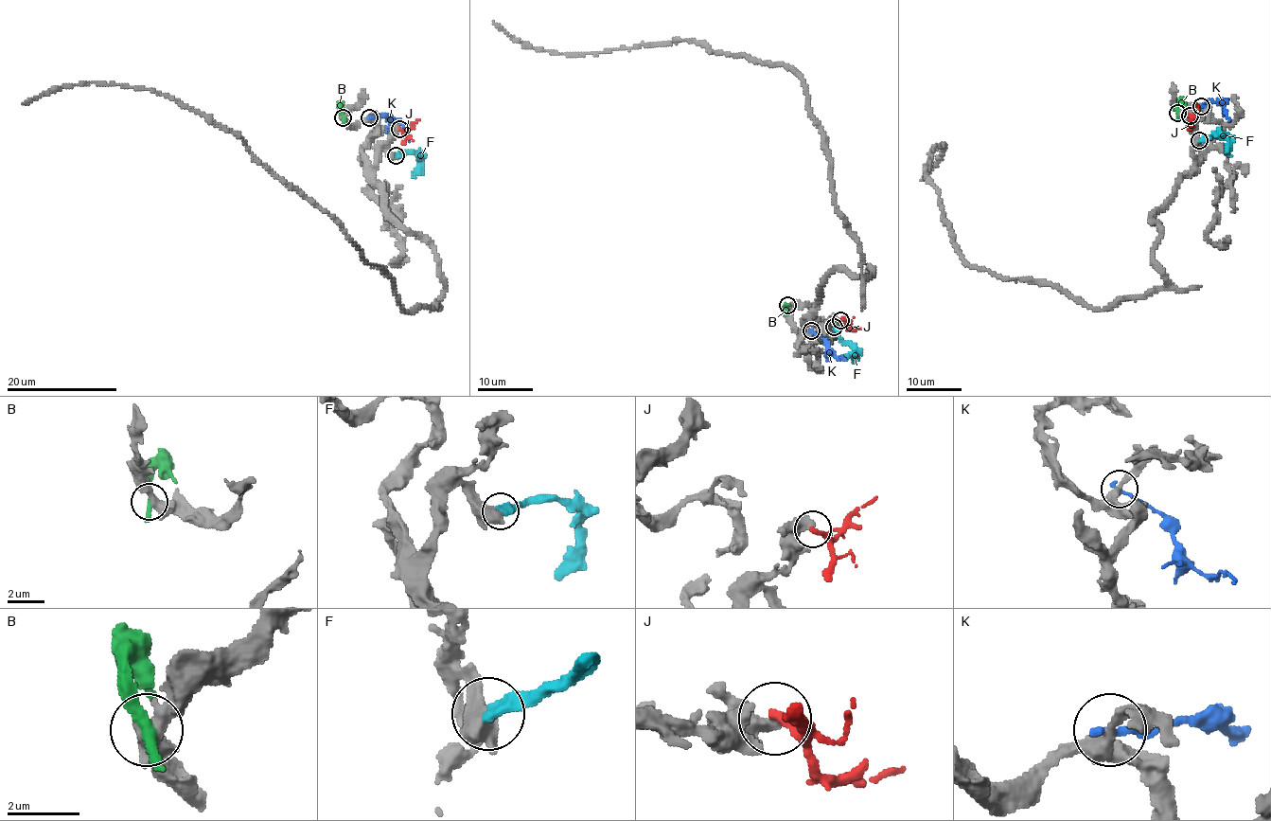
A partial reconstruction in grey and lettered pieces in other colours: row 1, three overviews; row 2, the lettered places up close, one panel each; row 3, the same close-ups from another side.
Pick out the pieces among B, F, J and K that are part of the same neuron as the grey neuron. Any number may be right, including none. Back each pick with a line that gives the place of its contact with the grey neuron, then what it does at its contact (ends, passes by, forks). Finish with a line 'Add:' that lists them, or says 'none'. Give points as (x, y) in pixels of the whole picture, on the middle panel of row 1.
F: meets grey at (834, 327); it ends there
Add: F

